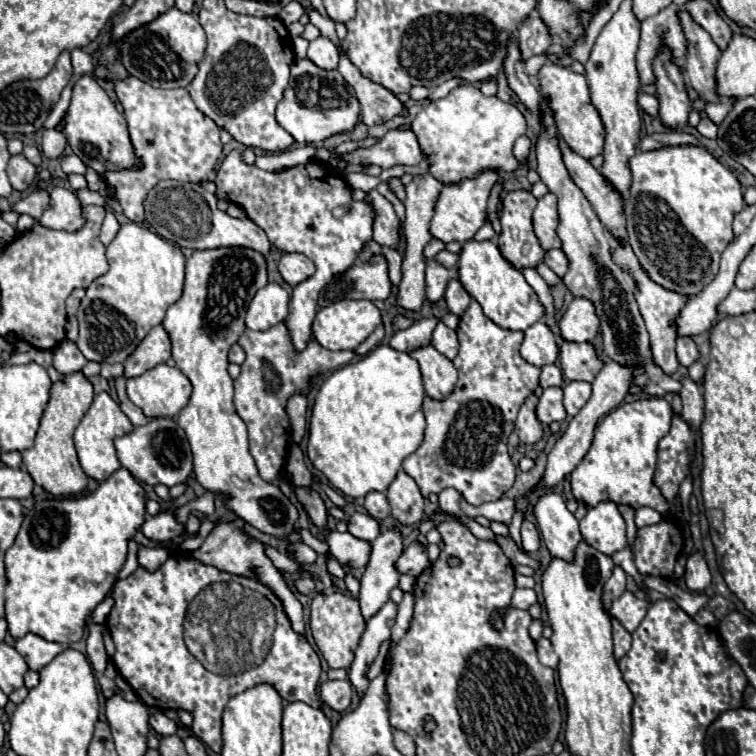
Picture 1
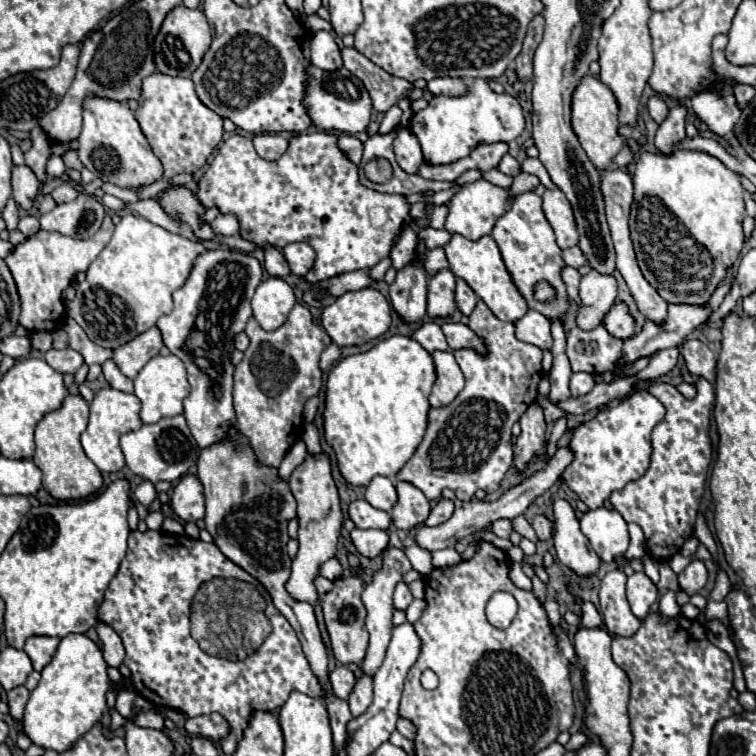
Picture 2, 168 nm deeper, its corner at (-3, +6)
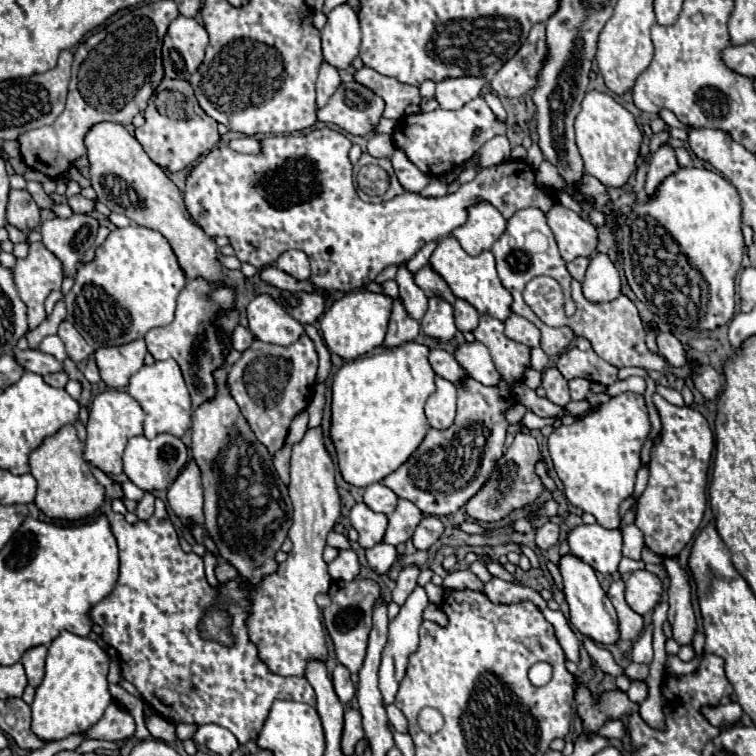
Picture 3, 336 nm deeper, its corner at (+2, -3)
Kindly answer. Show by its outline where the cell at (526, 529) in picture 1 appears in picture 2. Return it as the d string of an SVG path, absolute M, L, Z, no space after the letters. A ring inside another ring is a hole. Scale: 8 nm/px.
M535 516L533 528L535 528L539 540L549 540L553 536L553 522L549 518L545 518L545 516Z

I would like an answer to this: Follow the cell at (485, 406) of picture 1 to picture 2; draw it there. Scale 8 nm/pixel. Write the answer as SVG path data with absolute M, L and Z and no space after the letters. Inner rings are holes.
M483 300L477 302L477 308L469 316L469 328L485 338L489 356L483 358L481 354L473 350L457 350L453 352L463 376L465 376L465 388L463 392L445 408L431 408L429 410L429 426L425 432L423 442L417 446L415 454L409 458L409 462L397 472L395 480L409 482L417 486L429 500L441 498L441 492L445 488L453 490L459 500L471 500L475 492L481 488L485 492L495 492L499 488L499 482L507 474L507 470L513 464L513 444L511 444L511 426L521 418L521 414L535 402L537 398L537 384L543 376L541 370L541 348L521 342L515 338L515 326L513 322L499 320Z

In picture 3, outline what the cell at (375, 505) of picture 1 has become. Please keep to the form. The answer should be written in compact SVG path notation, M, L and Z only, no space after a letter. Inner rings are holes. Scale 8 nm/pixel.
M372 483L364 489L364 503L376 513L392 515L396 509L396 501L398 501L396 493L382 483Z

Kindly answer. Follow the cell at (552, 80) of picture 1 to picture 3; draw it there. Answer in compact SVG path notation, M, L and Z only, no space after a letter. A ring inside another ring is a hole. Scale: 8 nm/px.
M588 91L582 109L576 115L576 145L584 159L584 169L606 187L622 187L636 169L638 149L642 143L642 131L638 129L632 113L628 113L610 95L600 91Z

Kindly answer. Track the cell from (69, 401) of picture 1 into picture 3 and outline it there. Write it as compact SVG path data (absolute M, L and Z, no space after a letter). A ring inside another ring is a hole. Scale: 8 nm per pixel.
M64 425L36 447L30 453L30 469L30 473L38 481L34 503L46 517L68 521L84 519L92 515L104 501L104 487L96 481L88 463L82 459L82 443L76 435L74 425Z

